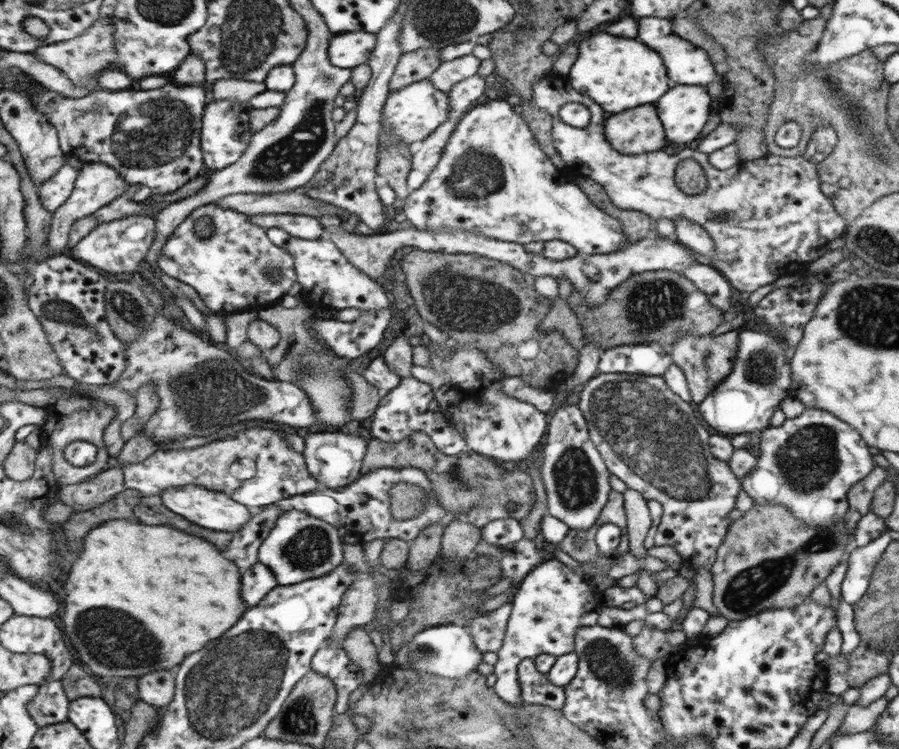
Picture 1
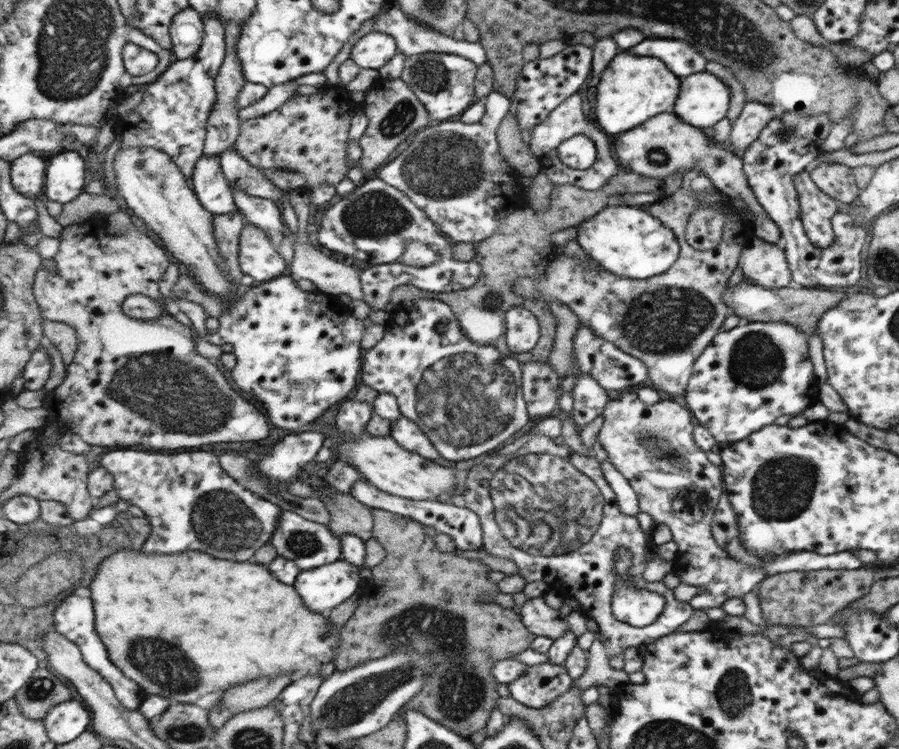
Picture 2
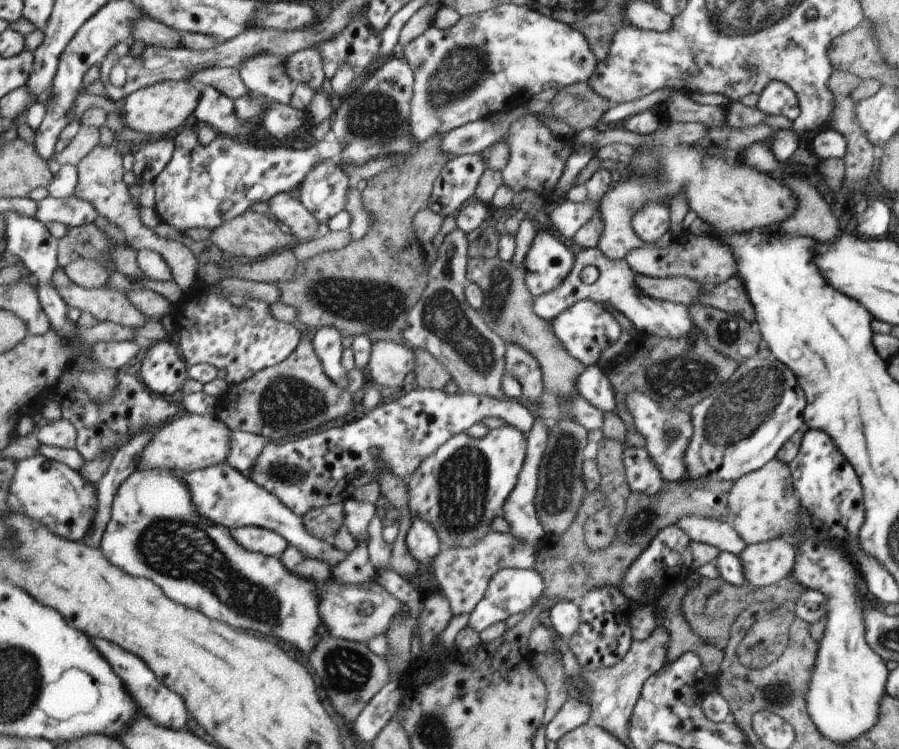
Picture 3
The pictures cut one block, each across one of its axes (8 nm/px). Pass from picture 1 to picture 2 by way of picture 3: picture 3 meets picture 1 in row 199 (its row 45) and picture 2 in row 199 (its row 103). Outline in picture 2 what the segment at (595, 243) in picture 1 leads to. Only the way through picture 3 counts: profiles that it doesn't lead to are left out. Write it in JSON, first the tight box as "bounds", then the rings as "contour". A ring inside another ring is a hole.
{"bounds":[375,91,529,244],"contour":[[[491,91],[483,102],[485,110],[475,124],[440,121],[416,132],[399,156],[376,173],[375,179],[405,193],[417,208],[452,244],[479,243],[495,234],[499,222],[513,212],[529,207],[517,176],[499,158],[495,130],[505,116],[509,102],[499,92]]]}

